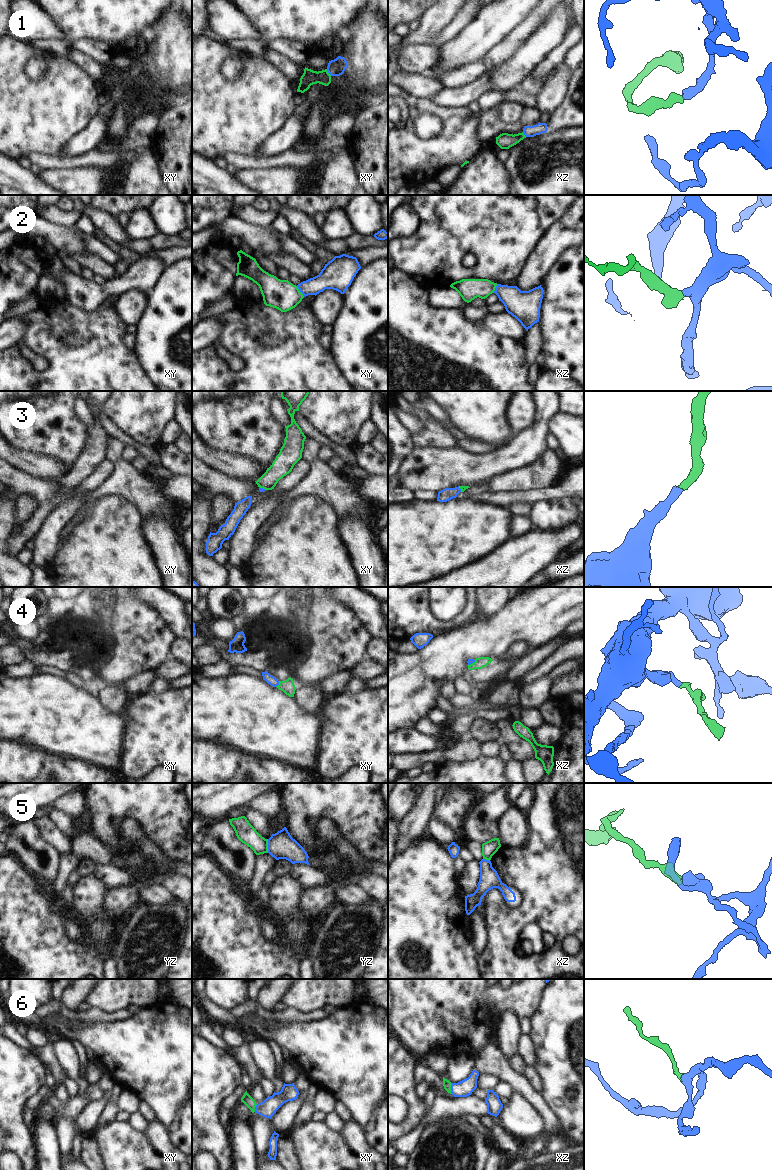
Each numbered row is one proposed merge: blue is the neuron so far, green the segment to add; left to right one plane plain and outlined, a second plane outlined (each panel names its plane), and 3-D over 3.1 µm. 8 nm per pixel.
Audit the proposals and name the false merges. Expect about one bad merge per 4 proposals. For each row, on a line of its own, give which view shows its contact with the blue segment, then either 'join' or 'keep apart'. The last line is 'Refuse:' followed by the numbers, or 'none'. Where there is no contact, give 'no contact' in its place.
1: contact in xy; join
2: contact in xy; join
3: contact in xy; join
4: contact in xy; join
5: contact in yz; keep apart
6: contact in xz; join
Refuse: 5

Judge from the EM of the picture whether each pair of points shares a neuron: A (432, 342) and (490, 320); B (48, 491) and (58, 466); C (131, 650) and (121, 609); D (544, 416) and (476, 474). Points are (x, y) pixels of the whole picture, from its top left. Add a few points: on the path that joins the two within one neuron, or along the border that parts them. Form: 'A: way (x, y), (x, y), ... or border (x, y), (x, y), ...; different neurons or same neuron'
A: border (481, 320), (488, 329), (503, 336); different neurons
B: border (29, 474), (35, 477), (58, 481); different neurons
C: way (131, 640), (131, 622), (129, 619); same neuron
D: way (533, 435), (511, 457), (495, 463); same neuron

